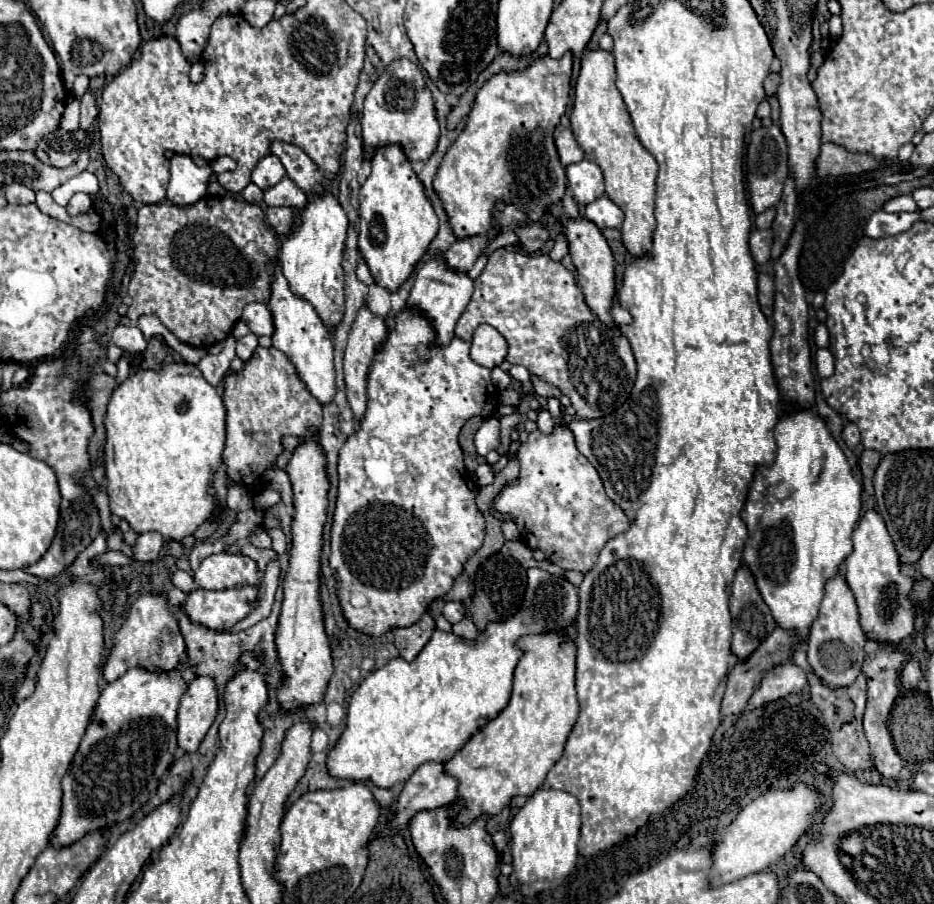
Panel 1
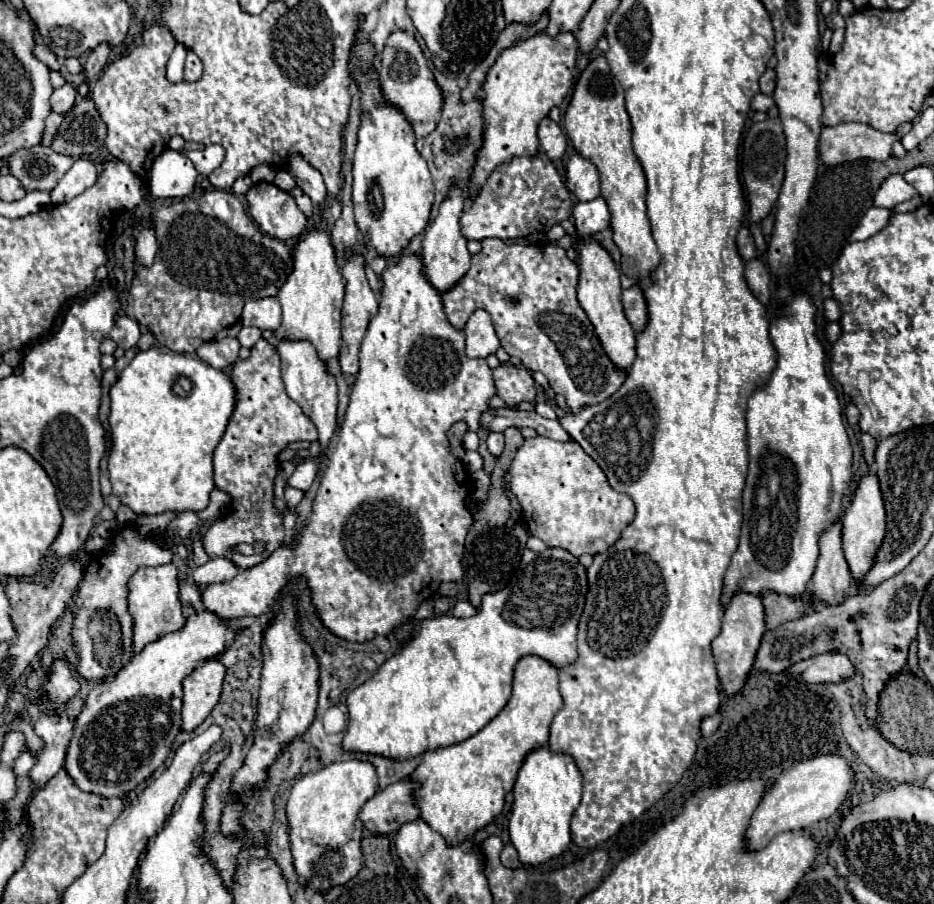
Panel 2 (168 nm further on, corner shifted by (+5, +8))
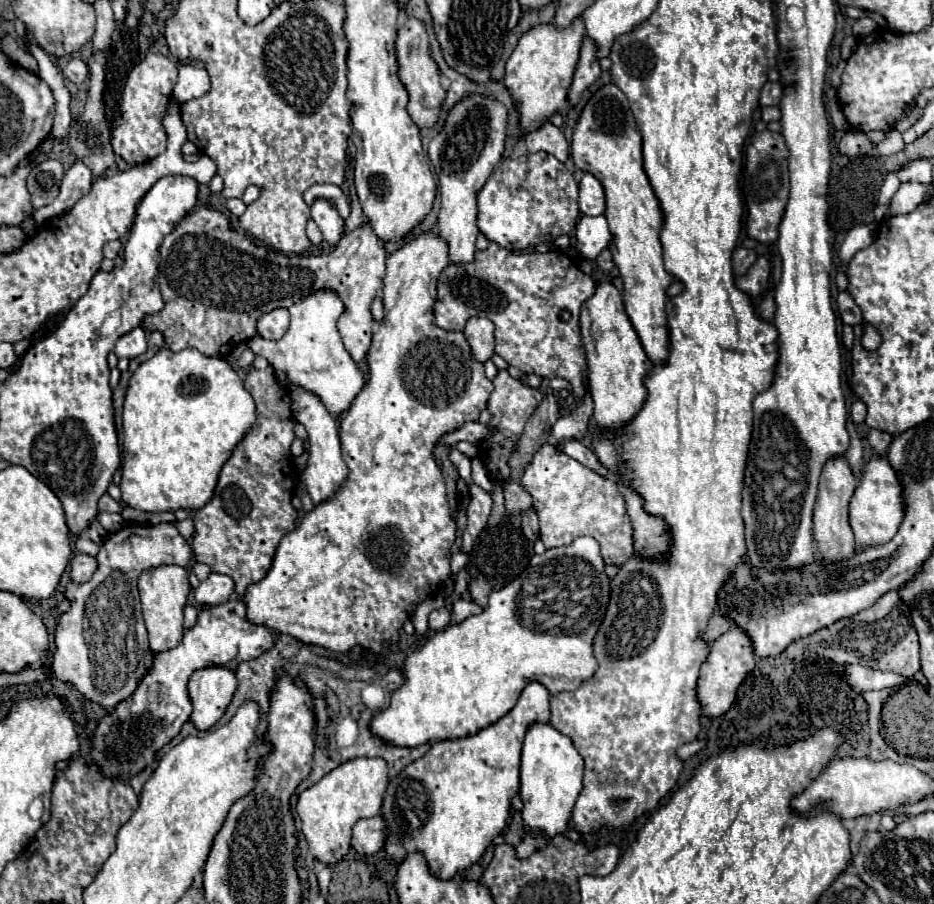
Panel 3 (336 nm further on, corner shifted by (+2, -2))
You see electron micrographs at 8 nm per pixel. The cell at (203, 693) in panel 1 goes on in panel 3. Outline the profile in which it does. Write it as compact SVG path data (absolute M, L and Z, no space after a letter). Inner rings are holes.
M227 667L197 669L189 679L189 697L193 703L191 721L197 729L211 729L223 717L235 691L235 671Z

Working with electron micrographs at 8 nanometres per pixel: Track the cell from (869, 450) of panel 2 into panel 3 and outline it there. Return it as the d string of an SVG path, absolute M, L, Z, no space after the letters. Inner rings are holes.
M871 429L871 433L869 433L869 443L871 443L871 447L877 455L887 453L887 447L891 445L891 441L893 441L891 433L885 433L885 431L879 431L879 429Z

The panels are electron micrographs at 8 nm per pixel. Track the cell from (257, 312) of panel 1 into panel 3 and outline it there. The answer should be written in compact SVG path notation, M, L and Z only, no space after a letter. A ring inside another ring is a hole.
M275 309L271 313L265 313L259 323L257 331L261 333L263 339L281 339L289 327L289 311L287 309Z

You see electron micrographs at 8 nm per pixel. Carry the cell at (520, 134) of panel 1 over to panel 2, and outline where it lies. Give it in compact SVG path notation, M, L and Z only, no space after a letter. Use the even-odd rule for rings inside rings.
M540 33L528 41L520 41L520 45L504 49L504 53L496 59L482 85L484 137L468 183L470 197L478 195L484 181L498 165L510 163L514 157L536 157L540 153L536 133L538 123L568 95L572 87L572 71L576 67L576 53L578 47L572 33L560 33L556 39Z

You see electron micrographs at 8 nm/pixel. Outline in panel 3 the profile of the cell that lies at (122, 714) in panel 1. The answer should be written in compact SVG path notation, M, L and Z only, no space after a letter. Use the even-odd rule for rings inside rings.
M231 599L225 605L203 609L195 627L185 633L177 647L155 655L153 669L143 677L137 691L99 721L87 763L99 765L107 777L131 779L153 761L155 753L167 745L189 719L191 699L187 695L187 681L193 671L227 665L229 661L251 661L269 651L275 641L277 633L273 629L255 625L247 619L247 607L241 599Z

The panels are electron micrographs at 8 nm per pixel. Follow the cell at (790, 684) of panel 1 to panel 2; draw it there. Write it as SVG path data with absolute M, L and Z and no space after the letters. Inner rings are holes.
M816 655L792 663L784 673L788 677L798 675L806 683L826 683L826 681L842 681L844 677L852 677L856 669L852 667L846 655Z

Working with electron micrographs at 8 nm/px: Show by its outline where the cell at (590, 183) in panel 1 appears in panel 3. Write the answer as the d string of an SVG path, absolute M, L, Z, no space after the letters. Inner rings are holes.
M585 173L579 183L579 209L583 215L603 215L605 213L603 185L591 173Z

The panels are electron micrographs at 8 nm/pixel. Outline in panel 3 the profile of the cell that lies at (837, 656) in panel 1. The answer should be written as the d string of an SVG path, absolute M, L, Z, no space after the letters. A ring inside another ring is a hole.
M835 455L823 465L819 477L819 493L813 509L813 537L817 541L819 559L827 559L827 563L833 563L835 559L847 559L847 555L855 553L853 529L849 525L849 515L847 515L855 487L857 487L857 479L843 455Z

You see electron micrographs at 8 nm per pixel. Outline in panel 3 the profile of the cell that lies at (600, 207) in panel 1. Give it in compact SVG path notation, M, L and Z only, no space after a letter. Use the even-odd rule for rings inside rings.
M583 215L577 223L575 233L575 247L583 255L583 259L593 261L597 255L611 243L611 231L607 227L607 219L603 215L599 217L587 217Z

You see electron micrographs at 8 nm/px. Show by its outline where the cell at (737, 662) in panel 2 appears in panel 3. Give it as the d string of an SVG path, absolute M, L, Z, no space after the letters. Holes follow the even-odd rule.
M733 625L717 641L713 641L709 655L701 665L701 673L697 681L697 701L701 705L701 713L705 717L719 717L727 713L735 701L739 683L745 679L747 671L753 669L755 669L755 655L751 651L751 641L747 639L747 635L743 635L743 631L739 631L739 627Z

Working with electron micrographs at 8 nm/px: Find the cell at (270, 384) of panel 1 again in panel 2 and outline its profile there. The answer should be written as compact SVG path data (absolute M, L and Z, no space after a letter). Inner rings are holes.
M260 339L250 349L246 361L236 361L230 379L236 387L236 407L226 433L214 451L214 483L216 489L232 497L234 511L206 531L204 549L210 557L228 557L230 561L236 561L240 569L248 569L268 559L284 539L282 515L272 507L272 483L278 471L276 457L292 441L316 441L318 429L302 407L288 397L280 379L280 357L268 341ZM256 541L266 543L264 553L246 557L234 551L240 543Z

